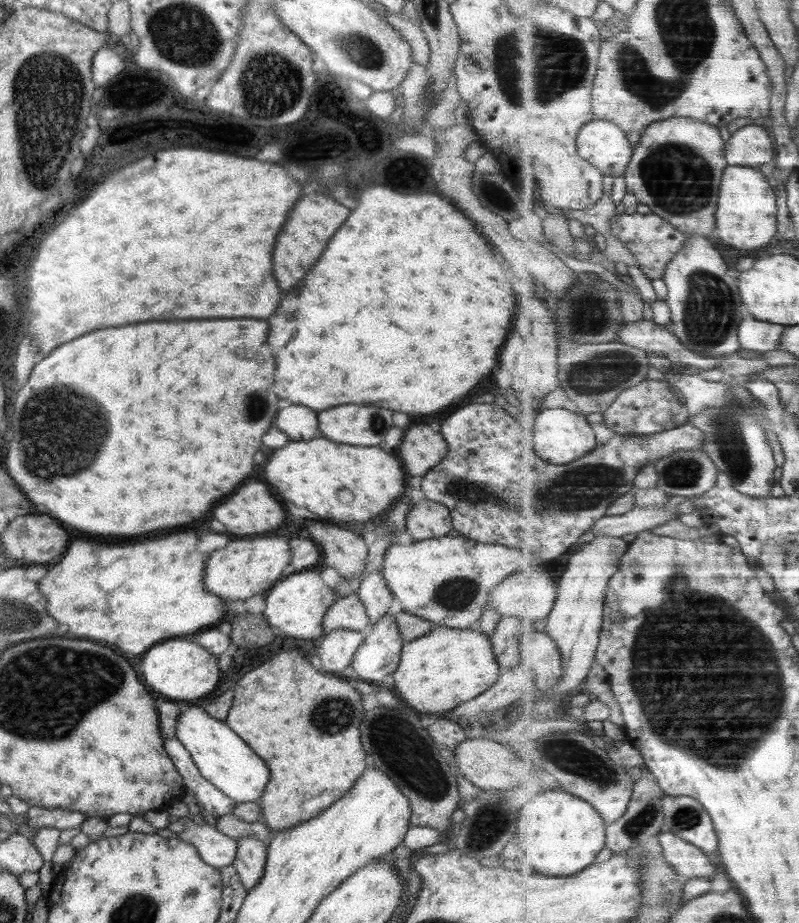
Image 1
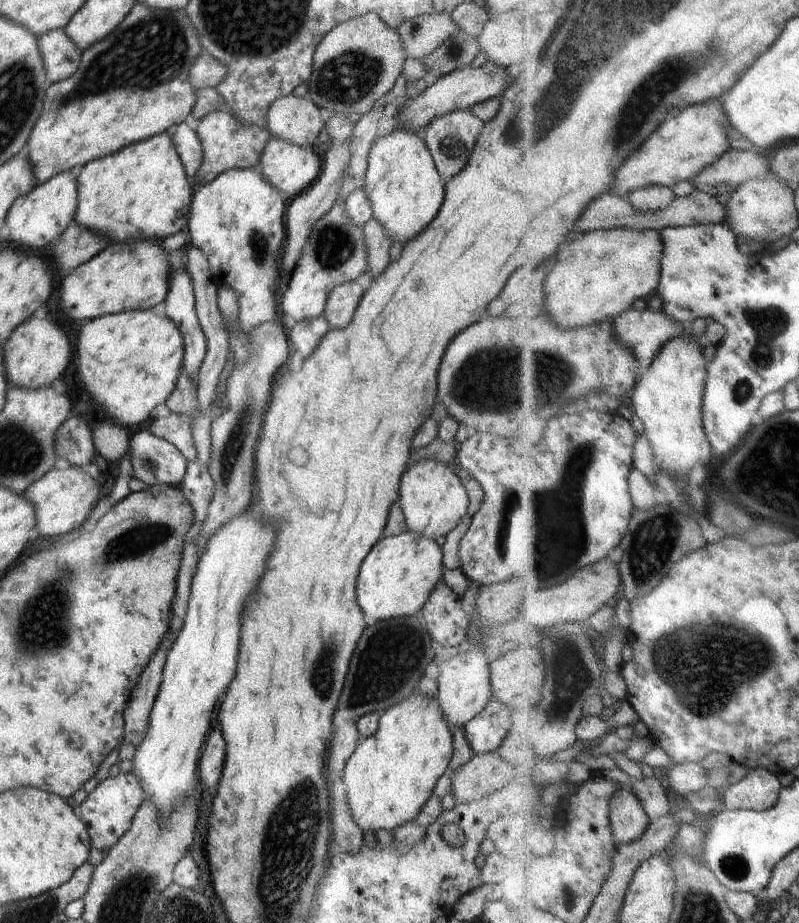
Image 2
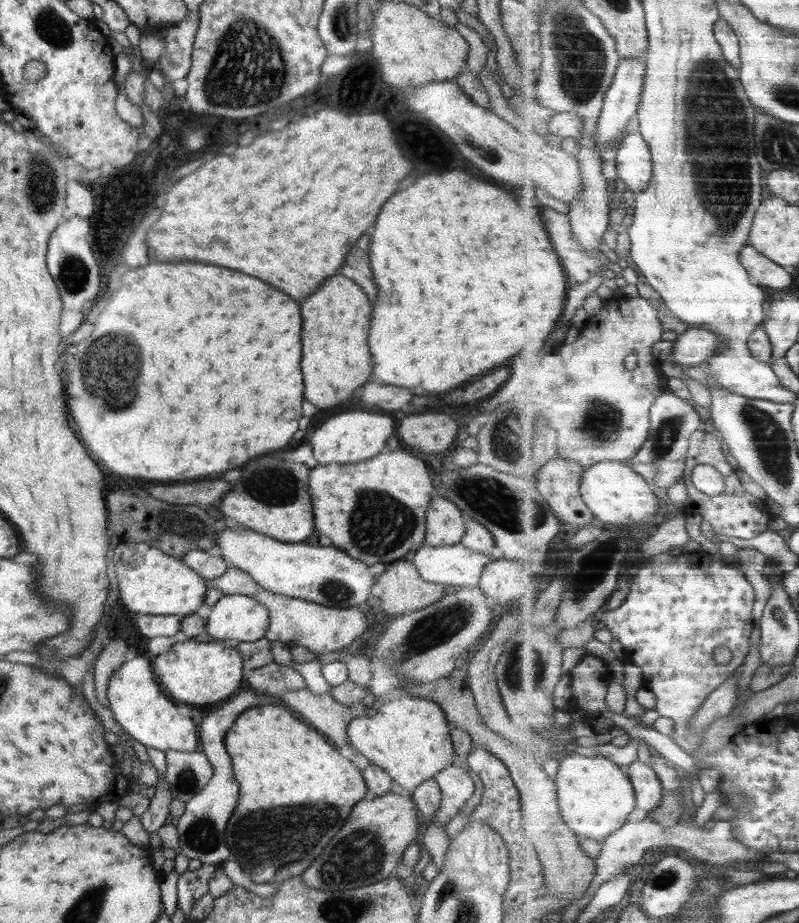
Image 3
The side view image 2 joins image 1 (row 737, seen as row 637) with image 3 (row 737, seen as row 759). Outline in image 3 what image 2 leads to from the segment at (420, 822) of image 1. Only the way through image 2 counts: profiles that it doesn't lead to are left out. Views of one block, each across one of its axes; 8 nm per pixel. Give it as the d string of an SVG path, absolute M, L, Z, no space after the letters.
M307 689L280 692L280 700L325 736L336 747L348 744L348 724L359 713L356 708L337 702L328 691L321 696L312 695Z

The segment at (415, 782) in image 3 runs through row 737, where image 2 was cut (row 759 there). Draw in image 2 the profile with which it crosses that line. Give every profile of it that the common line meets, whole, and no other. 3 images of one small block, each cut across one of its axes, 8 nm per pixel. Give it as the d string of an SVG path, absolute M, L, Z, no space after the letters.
M417 690L415 693L414 698L410 696L390 706L388 710L383 710L376 734L360 740L356 750L346 761L341 782L345 785L348 810L360 830L371 830L376 833L382 829L393 833L396 828L412 822L420 814L428 798L433 795L436 782L450 764L454 752L453 731L446 724L444 714L438 708L438 699L422 696L417 693Z

